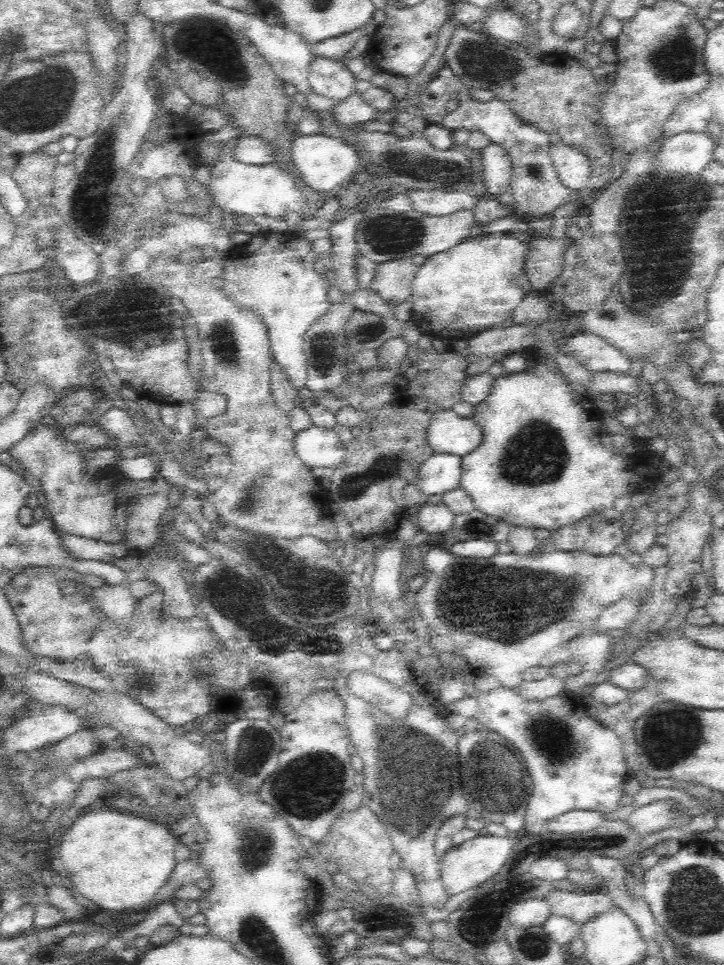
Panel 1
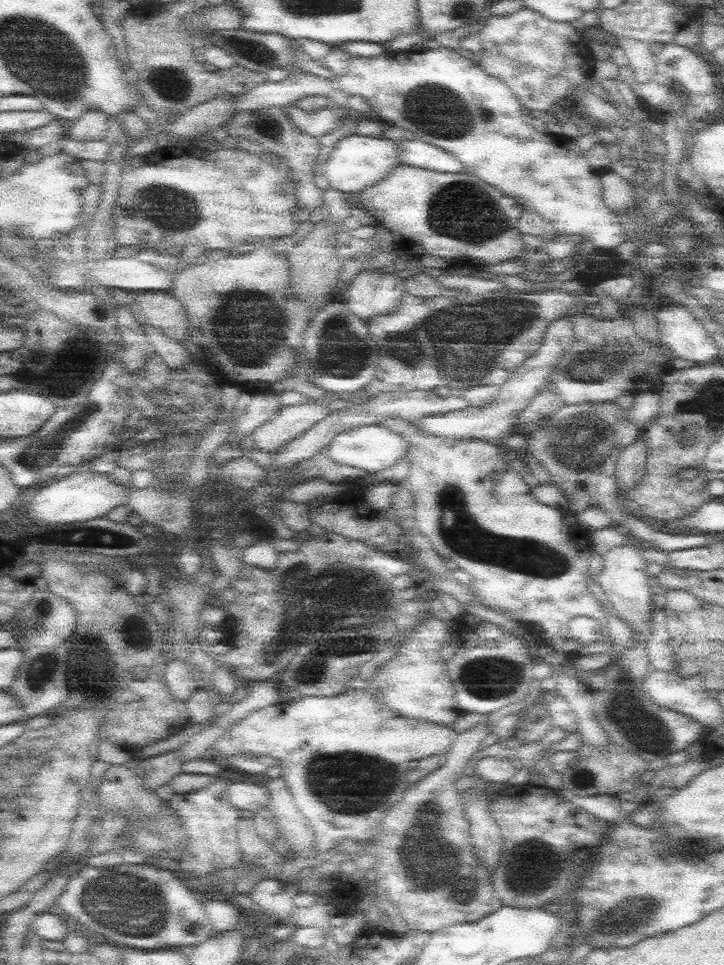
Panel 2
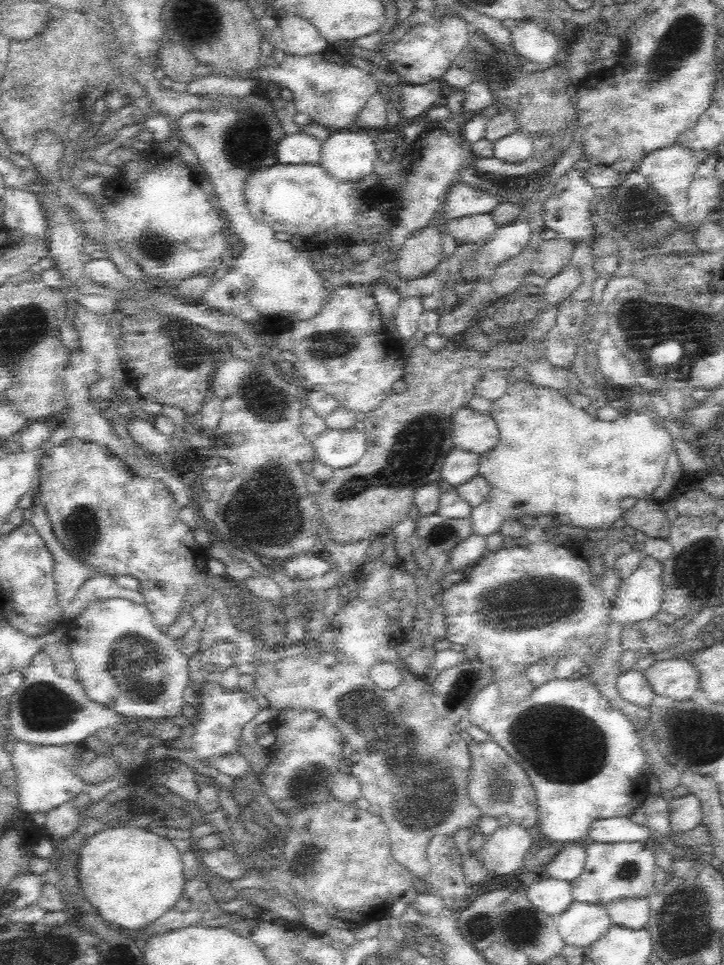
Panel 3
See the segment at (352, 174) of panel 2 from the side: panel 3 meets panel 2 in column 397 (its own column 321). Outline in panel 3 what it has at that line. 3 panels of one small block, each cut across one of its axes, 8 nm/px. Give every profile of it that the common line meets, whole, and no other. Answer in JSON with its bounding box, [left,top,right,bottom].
[320,132,378,182]

